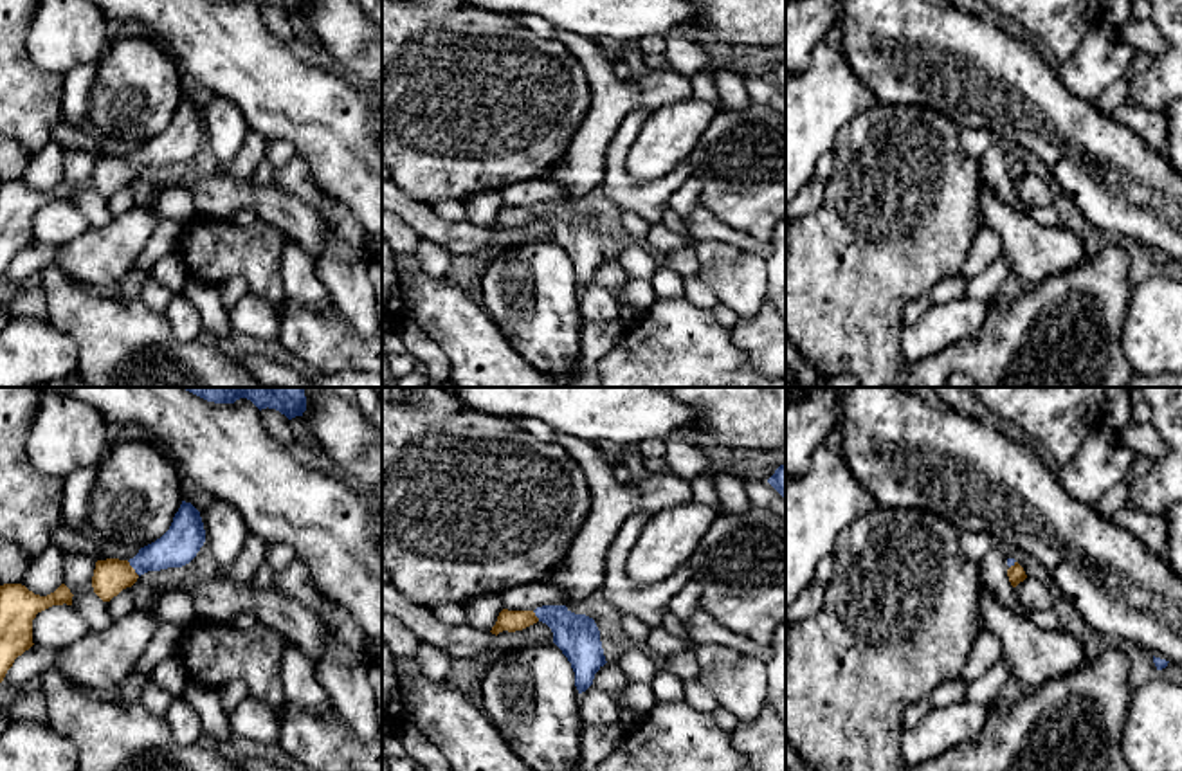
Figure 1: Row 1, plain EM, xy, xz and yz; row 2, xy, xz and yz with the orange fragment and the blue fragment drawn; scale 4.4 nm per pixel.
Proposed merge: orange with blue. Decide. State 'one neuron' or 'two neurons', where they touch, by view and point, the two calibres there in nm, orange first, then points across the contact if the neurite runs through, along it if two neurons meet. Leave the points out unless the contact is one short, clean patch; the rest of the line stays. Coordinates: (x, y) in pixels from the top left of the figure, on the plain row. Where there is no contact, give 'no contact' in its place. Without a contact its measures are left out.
one neuron; contact xy (132, 164); calibres 160 and 170 nm; way xy (110, 173), (132, 164), (181, 139)

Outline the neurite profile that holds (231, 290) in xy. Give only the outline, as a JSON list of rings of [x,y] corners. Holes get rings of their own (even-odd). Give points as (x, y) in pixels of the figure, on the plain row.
[[[231,277],[218,285],[220,299],[223,308],[234,306],[245,294],[249,294],[249,285],[243,277]]]

